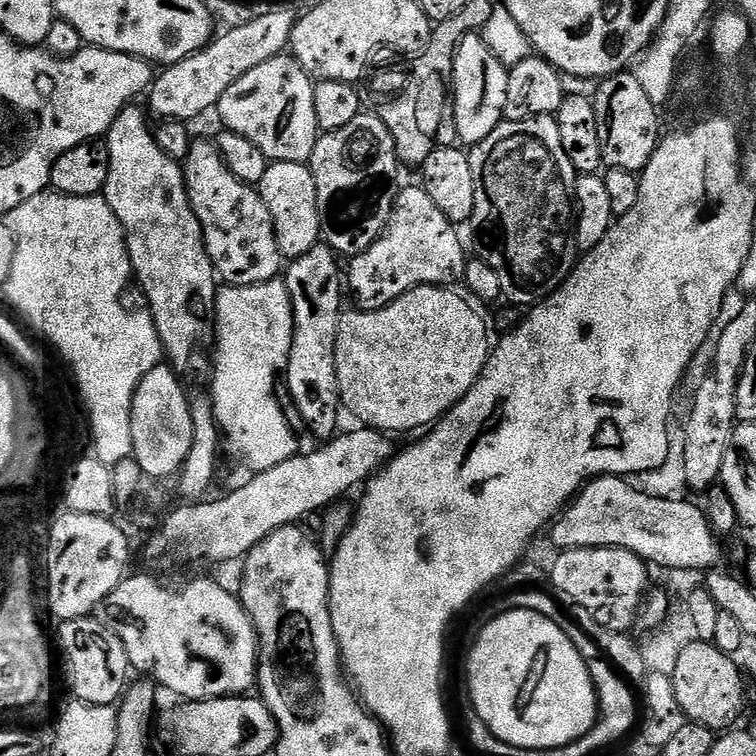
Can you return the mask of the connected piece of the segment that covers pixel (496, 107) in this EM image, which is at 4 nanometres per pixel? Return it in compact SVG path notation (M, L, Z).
M473 34L462 38L454 54L452 67L452 109L454 110L454 132L461 145L475 146L481 144L504 120L506 110L506 86L508 69L484 41L483 35Z

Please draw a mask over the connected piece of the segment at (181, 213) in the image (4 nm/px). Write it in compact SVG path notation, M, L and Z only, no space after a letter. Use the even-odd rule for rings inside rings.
M136 102L129 104L110 126L106 137L110 150L110 178L106 178L102 195L110 210L114 210L124 231L132 274L135 283L144 287L144 296L148 299L146 308L154 318L154 326L158 330L158 338L164 348L167 363L181 377L187 378L195 372L207 373L210 368L209 353L207 356L204 351L213 347L216 338L218 277L216 268L208 257L202 226L188 197L183 167L174 158L167 156L162 146L158 146L155 131L150 124L148 128L149 113L138 105Z

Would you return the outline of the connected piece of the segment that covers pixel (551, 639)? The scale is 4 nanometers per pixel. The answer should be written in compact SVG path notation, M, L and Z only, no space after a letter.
M515 608L512 612L500 612L485 626L480 632L480 637L476 640L476 645L472 648L472 653L468 656L468 692L472 695L470 707L476 712L476 716L486 727L492 731L502 742L506 742L515 748L525 748L526 750L550 750L551 748L561 748L570 746L578 742L596 724L598 715L598 705L596 702L596 687L590 678L588 661L585 653L580 653L576 649L576 644L552 621L551 615L525 608Z

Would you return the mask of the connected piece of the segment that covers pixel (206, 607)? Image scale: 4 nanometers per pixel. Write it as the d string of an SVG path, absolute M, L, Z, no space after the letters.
M129 575L105 598L98 619L126 646L129 665L161 689L169 688L184 702L243 696L257 687L256 631L240 605L239 595L227 592L216 580L192 580L180 589L167 588L152 576Z

